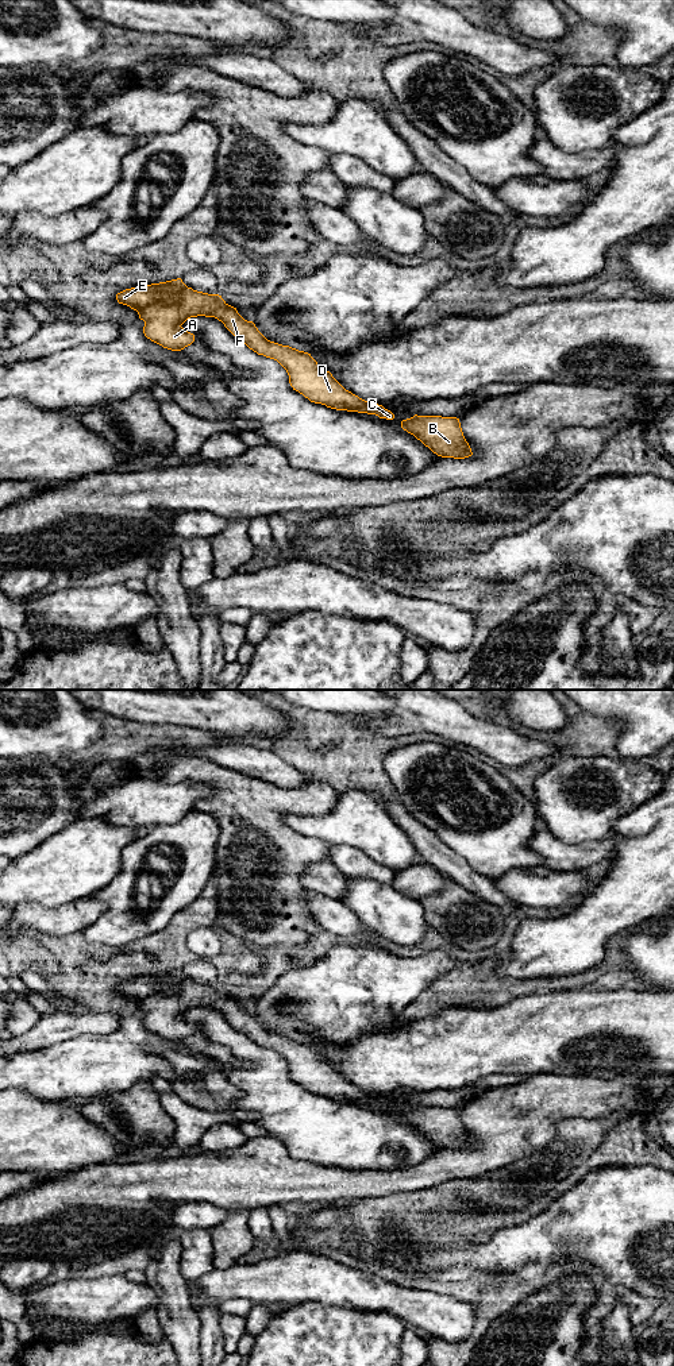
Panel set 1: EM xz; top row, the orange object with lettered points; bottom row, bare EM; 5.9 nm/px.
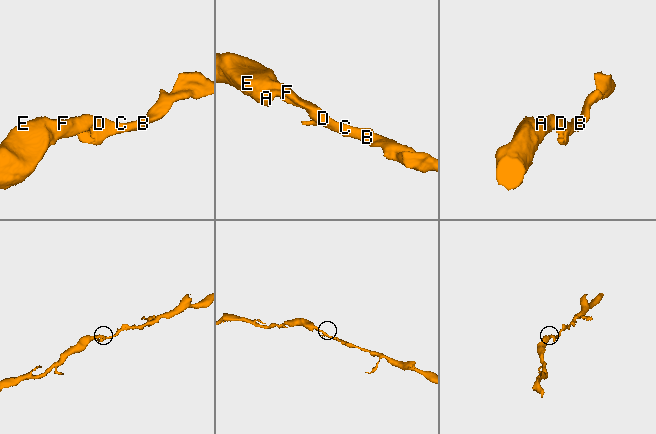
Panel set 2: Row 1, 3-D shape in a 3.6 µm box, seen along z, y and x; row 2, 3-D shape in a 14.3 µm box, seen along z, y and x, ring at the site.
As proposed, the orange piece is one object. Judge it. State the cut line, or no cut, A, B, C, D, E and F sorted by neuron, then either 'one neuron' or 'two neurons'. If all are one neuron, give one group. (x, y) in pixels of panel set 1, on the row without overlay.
no cut; A B C D E F; one neuron

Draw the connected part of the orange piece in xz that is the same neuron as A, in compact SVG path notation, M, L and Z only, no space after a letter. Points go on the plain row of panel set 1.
M181 969L126 980L116 985L116 991L138 1003L145 1012L145 1027L163 1039L181 1042L195 1033L195 1026L181 1018L188 1010L215 1008L250 1041L277 1051L286 1061L293 1081L311 1093L394 1110L382 1096L346 1081L311 1045L267 1031L253 1012L244 1011L222 987L193 981Z

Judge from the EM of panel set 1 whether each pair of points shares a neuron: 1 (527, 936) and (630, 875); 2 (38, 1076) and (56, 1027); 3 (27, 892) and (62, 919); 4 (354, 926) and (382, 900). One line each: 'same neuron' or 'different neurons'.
1: same neuron
2: different neurons
3: different neurons
4: different neurons

